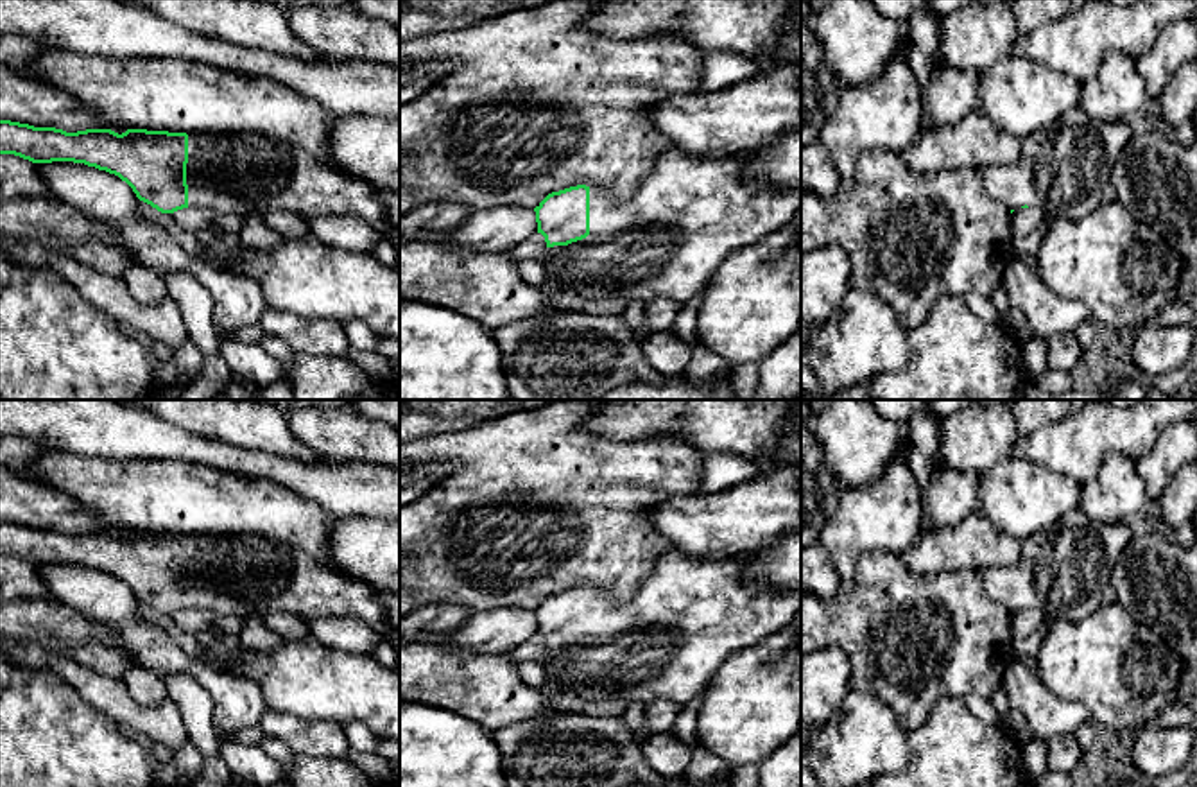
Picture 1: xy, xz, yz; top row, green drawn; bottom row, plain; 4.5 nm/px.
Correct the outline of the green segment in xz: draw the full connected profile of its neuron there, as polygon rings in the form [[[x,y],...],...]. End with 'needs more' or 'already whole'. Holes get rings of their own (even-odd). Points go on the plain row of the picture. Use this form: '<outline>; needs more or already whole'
[[[783,466],[758,473],[719,493],[676,495],[656,502],[647,518],[674,547],[661,556],[652,572],[640,581],[636,592],[620,601],[602,586],[577,586],[548,595],[536,610],[538,635],[545,638],[545,688],[570,690],[584,701],[622,699],[643,706],[667,699],[681,706],[695,699],[710,683],[713,672],[733,653],[762,644],[783,631],[801,615],[801,593],[779,593],[767,581],[753,586],[742,583],[745,556],[756,552],[783,532],[801,523],[801,468]]]; needs more

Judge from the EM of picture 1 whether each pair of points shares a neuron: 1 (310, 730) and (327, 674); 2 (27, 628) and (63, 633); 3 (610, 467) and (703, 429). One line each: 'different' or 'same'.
1: different
2: same
3: different

